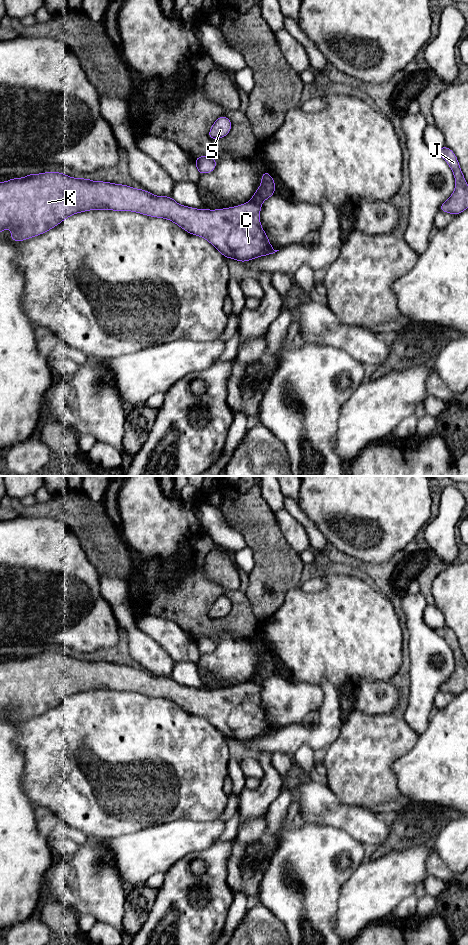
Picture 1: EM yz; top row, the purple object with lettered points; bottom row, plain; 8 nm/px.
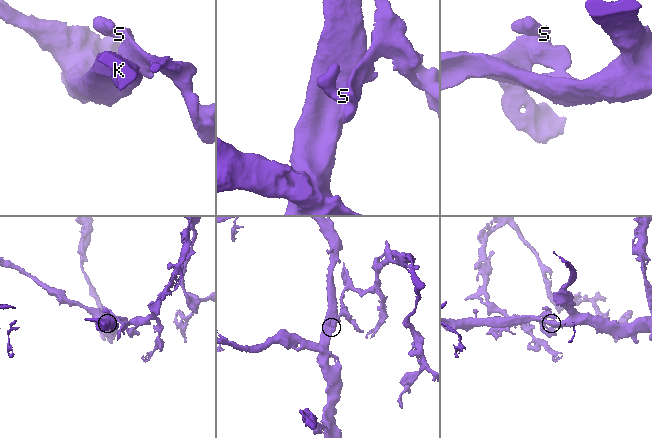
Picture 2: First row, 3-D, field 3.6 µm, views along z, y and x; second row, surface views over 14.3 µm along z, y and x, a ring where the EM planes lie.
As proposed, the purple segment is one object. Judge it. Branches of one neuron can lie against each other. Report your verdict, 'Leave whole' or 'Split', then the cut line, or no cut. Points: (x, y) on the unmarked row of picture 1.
Split. Split along yz (249, 681), (260, 684)

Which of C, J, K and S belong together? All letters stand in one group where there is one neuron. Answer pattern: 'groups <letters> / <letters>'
groups C J K / S

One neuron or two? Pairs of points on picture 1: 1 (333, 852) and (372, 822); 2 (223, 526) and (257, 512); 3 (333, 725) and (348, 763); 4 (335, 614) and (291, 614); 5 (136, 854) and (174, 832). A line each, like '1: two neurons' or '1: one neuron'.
1: two neurons
2: two neurons
3: two neurons
4: one neuron
5: one neuron

